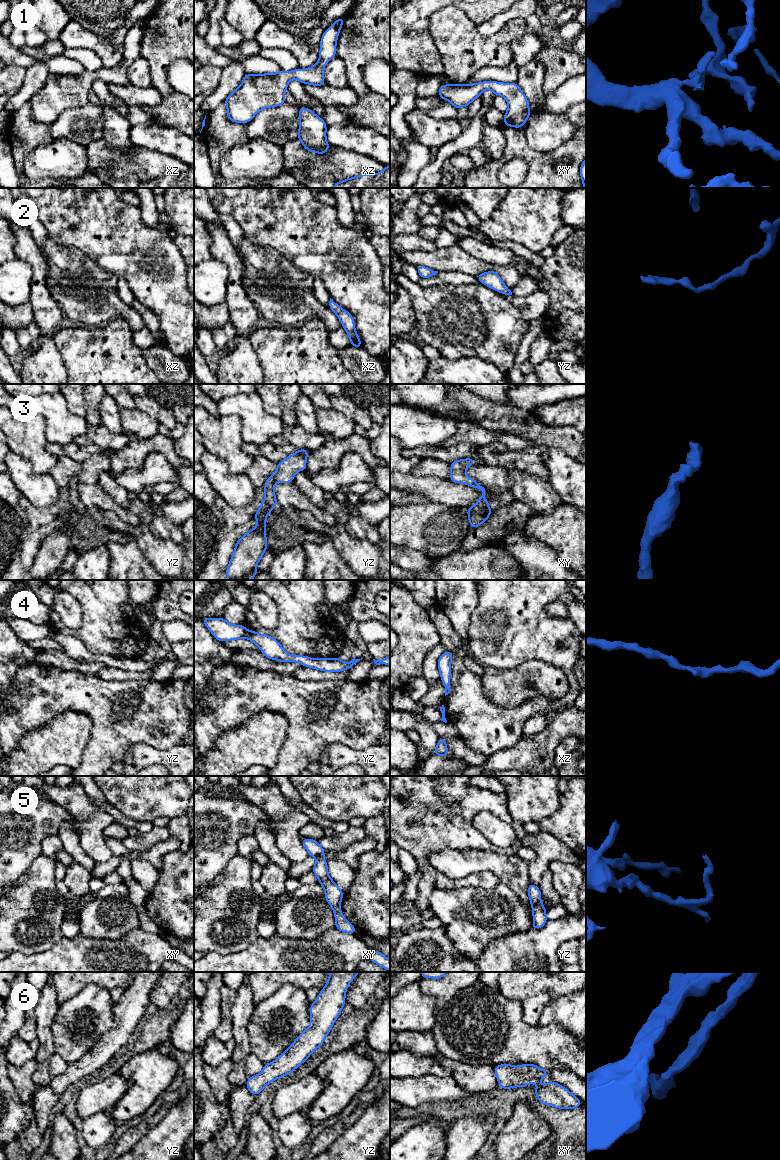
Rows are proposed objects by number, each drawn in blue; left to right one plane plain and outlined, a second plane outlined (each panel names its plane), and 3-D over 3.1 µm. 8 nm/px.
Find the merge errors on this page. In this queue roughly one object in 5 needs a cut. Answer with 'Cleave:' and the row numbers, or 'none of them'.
Cleave: none of them

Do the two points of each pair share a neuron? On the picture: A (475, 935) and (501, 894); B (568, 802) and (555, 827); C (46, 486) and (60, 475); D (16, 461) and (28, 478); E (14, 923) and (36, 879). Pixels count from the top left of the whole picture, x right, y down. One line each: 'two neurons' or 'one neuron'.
A: one neuron
B: one neuron
C: two neurons
D: one neuron
E: one neuron

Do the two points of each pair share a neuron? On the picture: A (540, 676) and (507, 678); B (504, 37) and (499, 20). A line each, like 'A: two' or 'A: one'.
A: one
B: two

